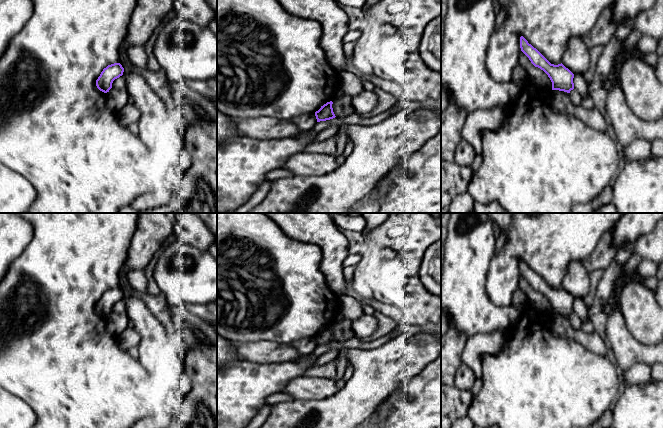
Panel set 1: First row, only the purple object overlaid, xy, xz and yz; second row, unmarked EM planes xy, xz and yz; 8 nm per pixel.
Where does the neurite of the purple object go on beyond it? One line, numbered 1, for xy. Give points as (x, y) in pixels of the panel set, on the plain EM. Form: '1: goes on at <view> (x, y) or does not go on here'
1: does not go on here

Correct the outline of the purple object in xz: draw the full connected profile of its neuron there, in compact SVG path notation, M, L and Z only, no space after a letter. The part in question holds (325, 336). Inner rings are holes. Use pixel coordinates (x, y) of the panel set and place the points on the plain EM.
M332 325L327 326L323 330L321 330L318 335L315 336L317 346L330 344L336 341L333 336L332 328Z

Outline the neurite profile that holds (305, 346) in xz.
M315 337L302 338L290 344L301 356L308 356L317 348Z

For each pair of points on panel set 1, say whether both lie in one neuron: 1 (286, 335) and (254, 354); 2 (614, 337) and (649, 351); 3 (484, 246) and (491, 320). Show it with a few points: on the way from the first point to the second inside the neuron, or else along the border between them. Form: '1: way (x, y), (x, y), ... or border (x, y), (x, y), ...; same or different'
1: border (253, 340), (277, 340), (281, 343), (289, 344); different
2: way (623, 344), (630, 351), (640, 351); same
3: way (476, 264), (476, 302); same

